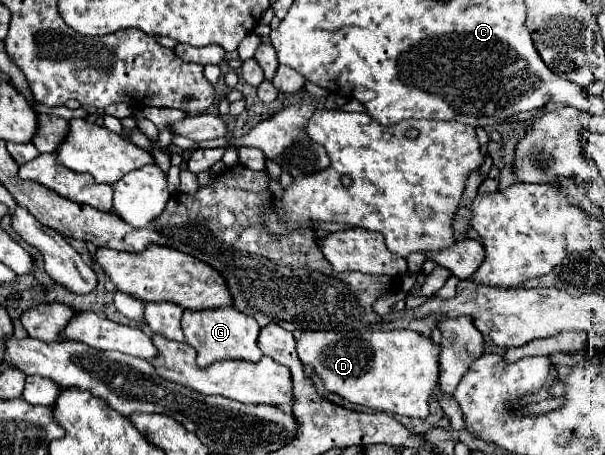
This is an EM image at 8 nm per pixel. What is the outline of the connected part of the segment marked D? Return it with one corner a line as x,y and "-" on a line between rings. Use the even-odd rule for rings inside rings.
303,331
297,339
297,355
305,371
317,375
329,393
337,393
349,403
363,405
375,411
385,411
391,415
405,417
427,417
429,415
429,397
439,379
439,345
429,337
423,337
415,331

